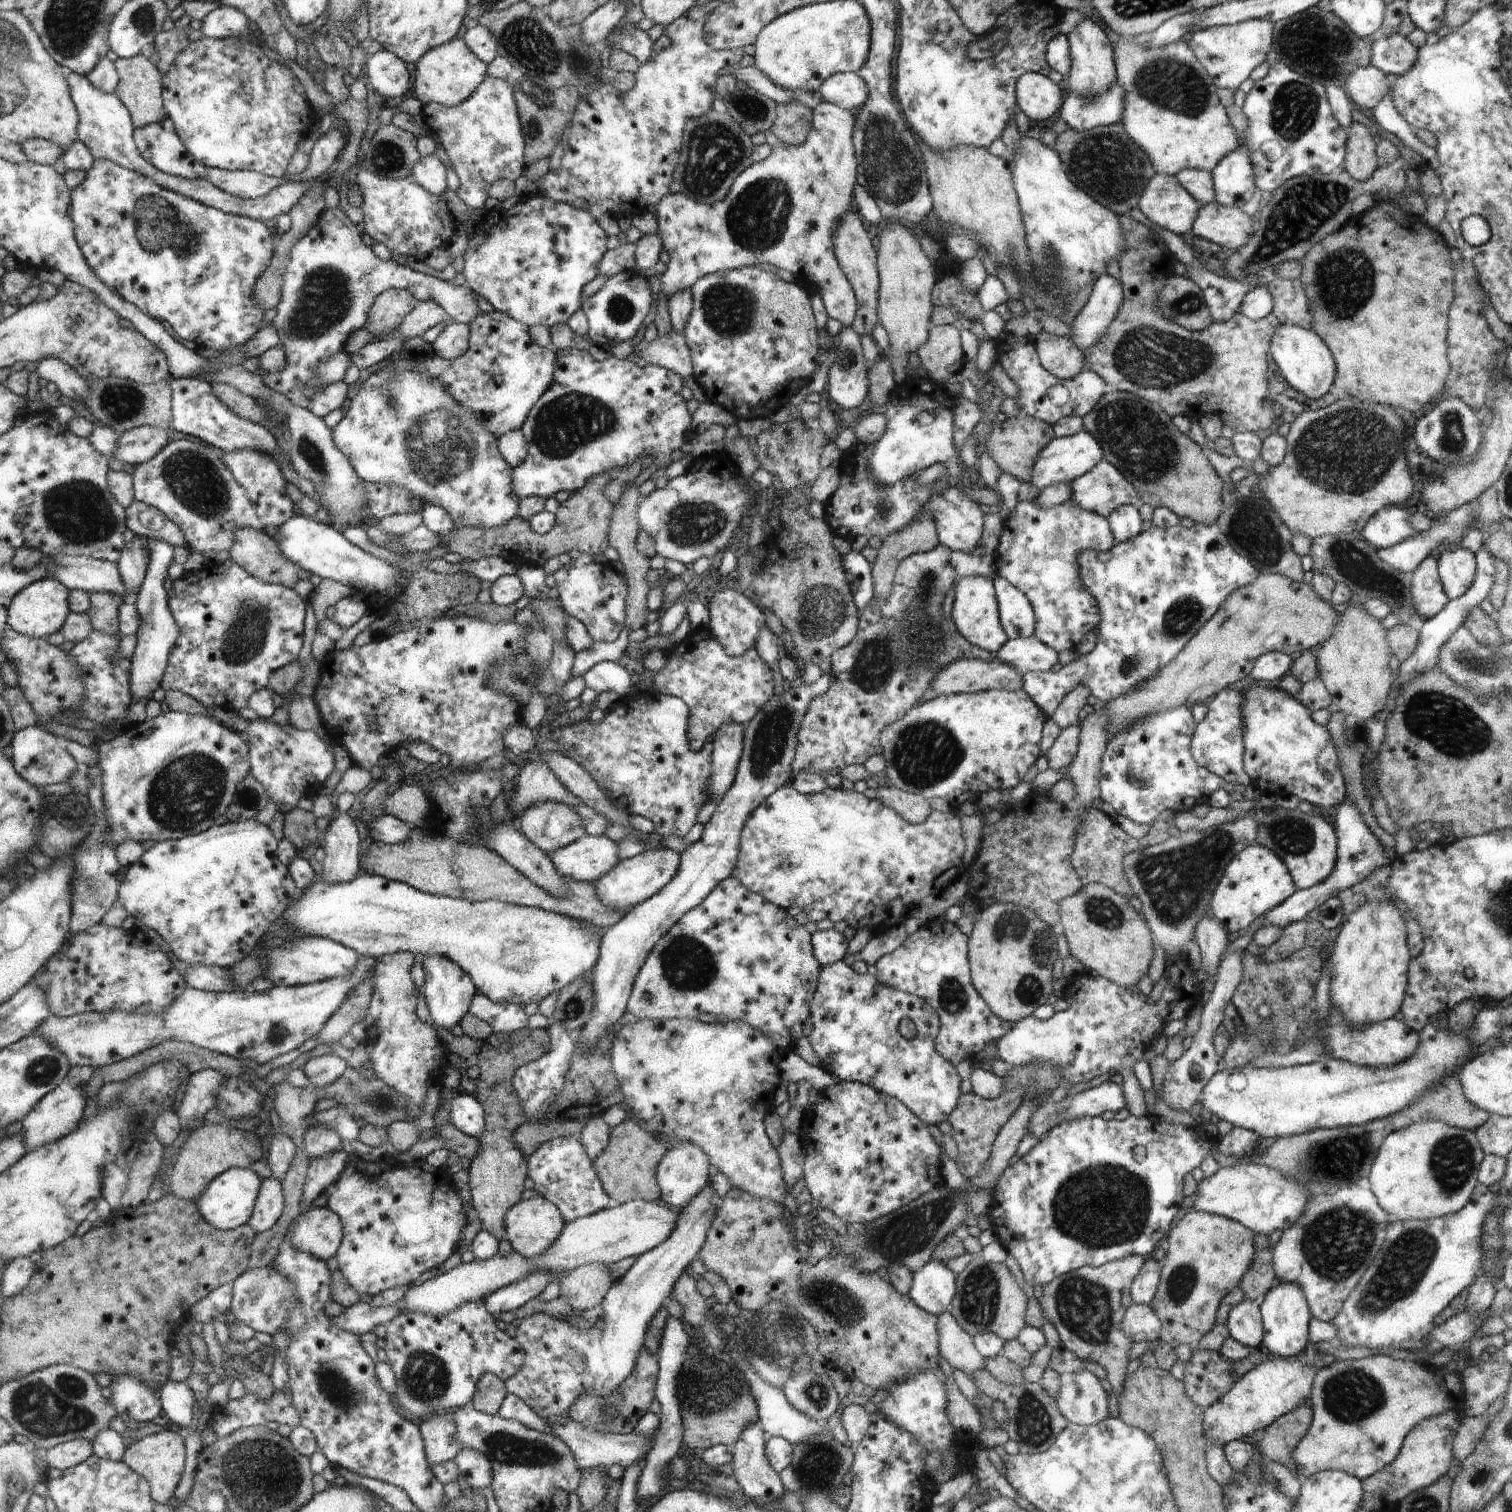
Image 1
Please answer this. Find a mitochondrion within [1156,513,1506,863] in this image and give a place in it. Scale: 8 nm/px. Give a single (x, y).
(1445, 723)

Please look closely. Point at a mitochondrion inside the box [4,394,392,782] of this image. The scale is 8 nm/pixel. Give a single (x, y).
(78, 511)

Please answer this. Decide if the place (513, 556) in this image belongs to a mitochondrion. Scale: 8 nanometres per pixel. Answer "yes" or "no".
no

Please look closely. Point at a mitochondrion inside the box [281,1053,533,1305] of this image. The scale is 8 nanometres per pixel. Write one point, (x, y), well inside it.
(378, 1102)

